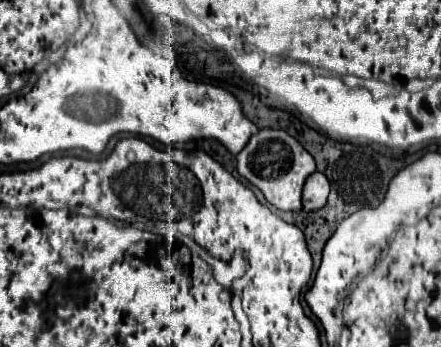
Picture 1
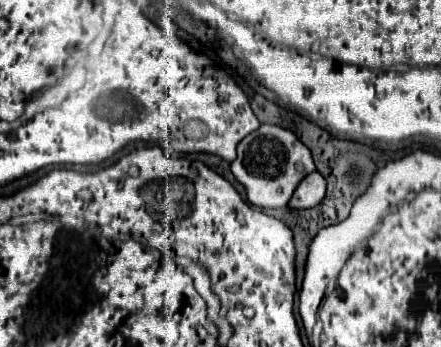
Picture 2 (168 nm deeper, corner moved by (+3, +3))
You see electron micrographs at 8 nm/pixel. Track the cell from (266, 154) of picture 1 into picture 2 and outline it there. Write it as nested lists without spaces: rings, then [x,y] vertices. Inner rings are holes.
[[[261,124],[251,136],[243,138],[237,148],[237,158],[231,162],[231,172],[245,186],[247,200],[261,208],[287,206],[297,184],[313,170],[315,164],[307,146],[291,130],[271,124]]]

